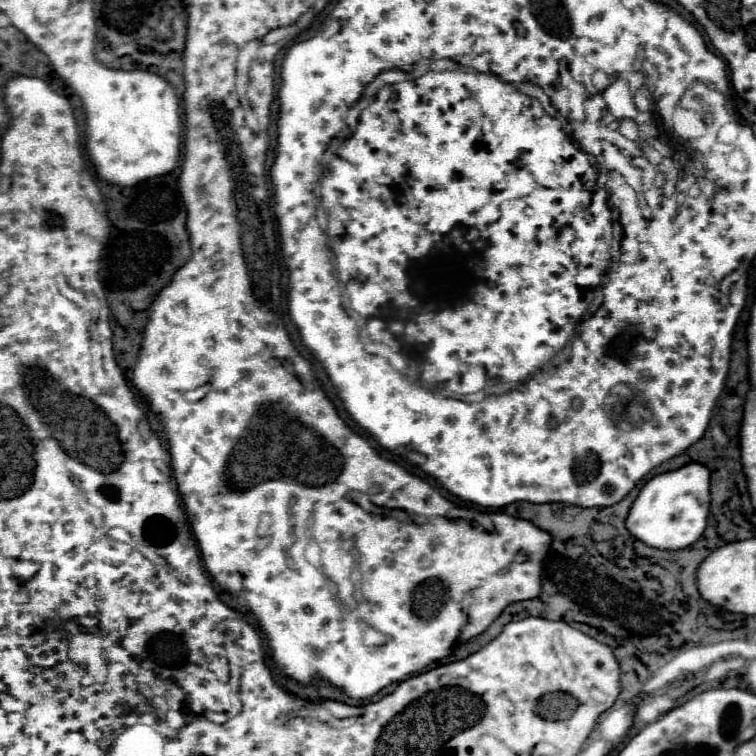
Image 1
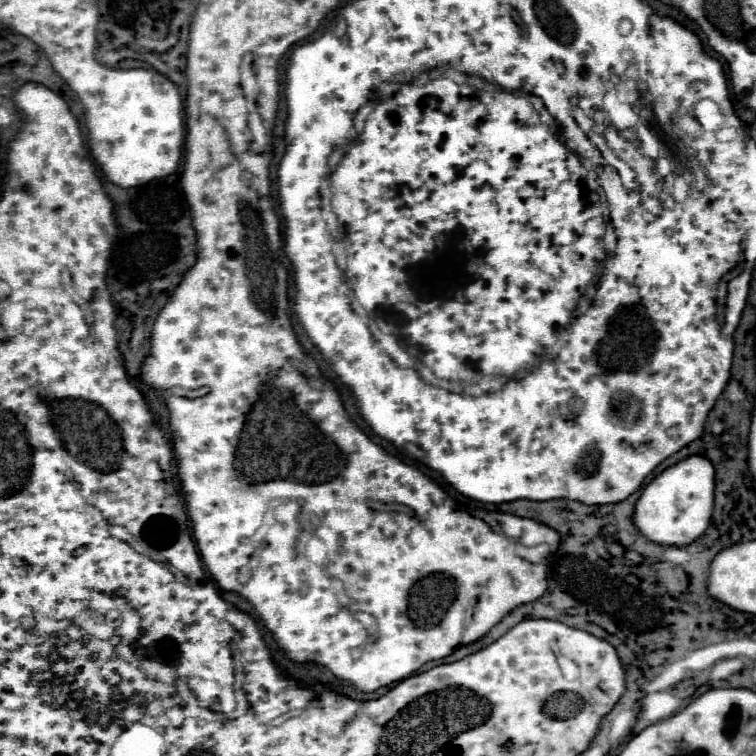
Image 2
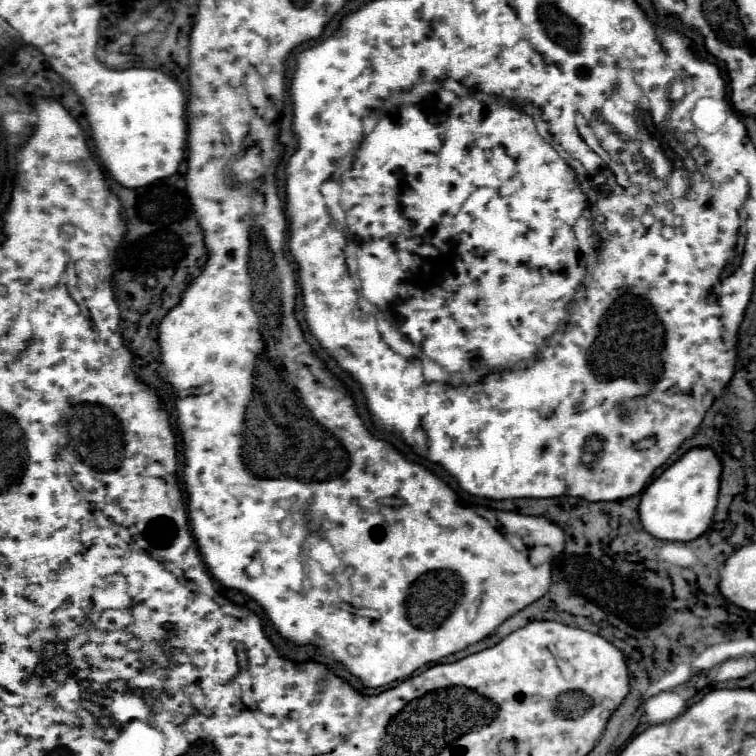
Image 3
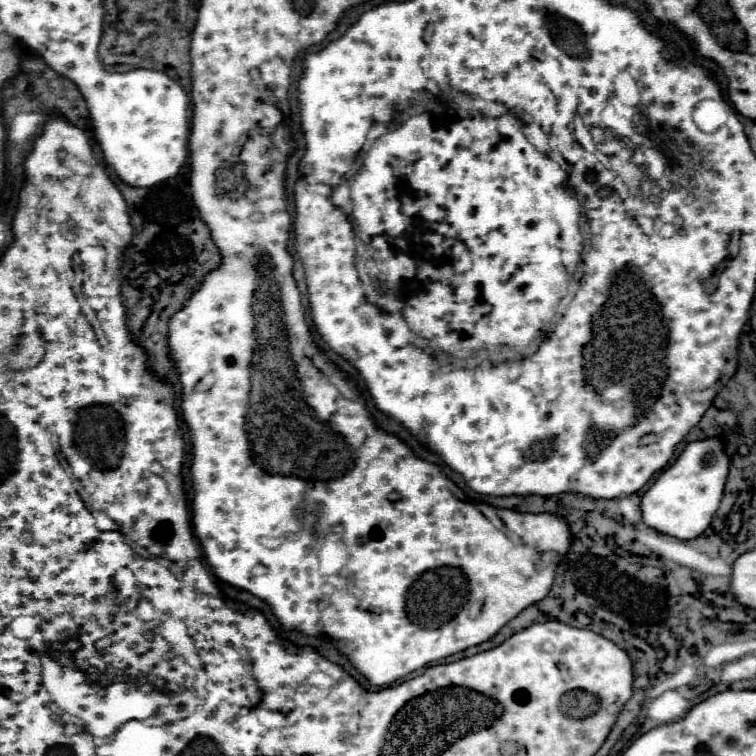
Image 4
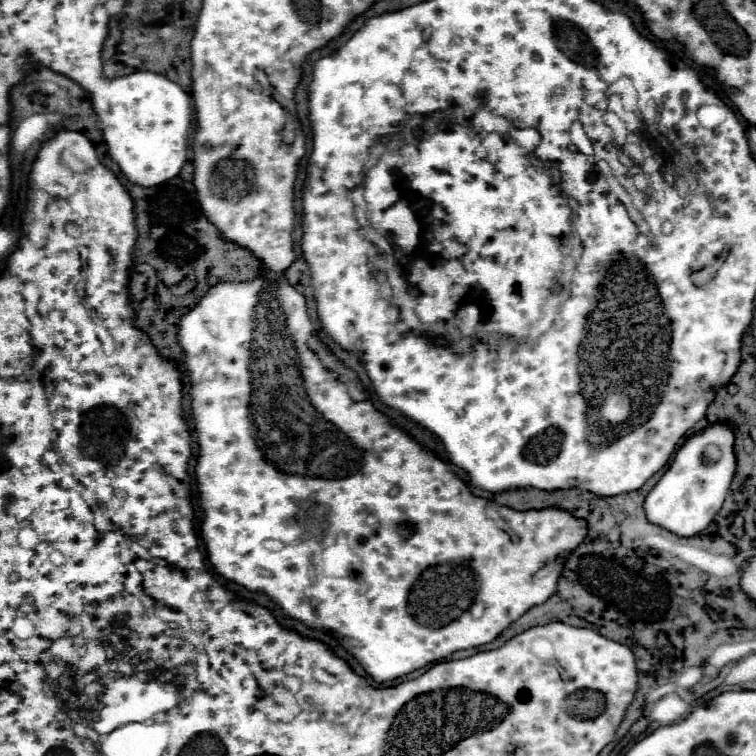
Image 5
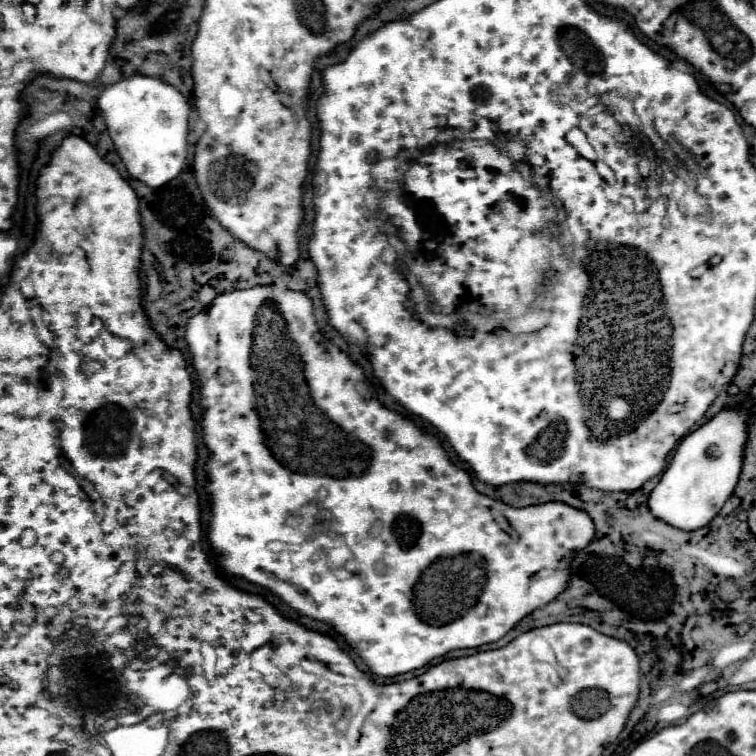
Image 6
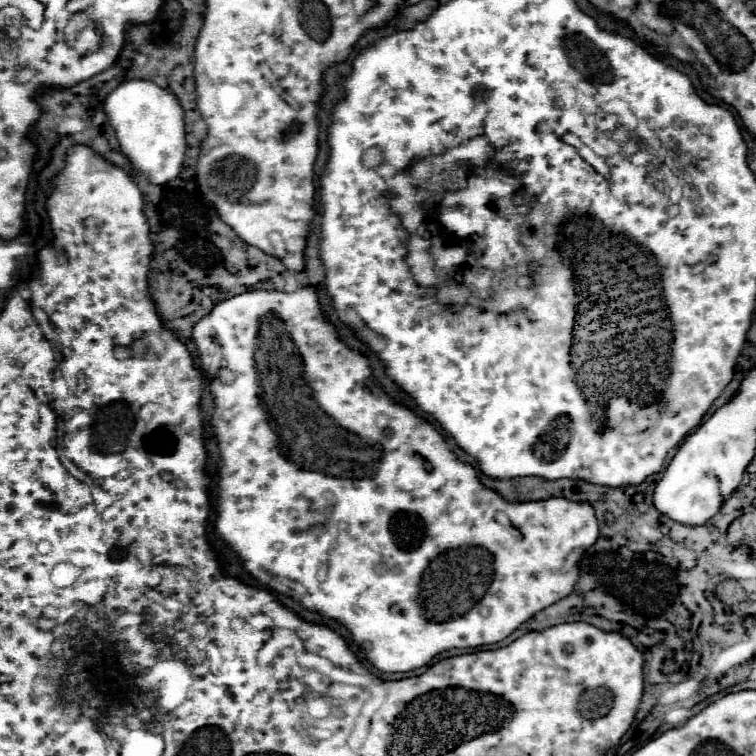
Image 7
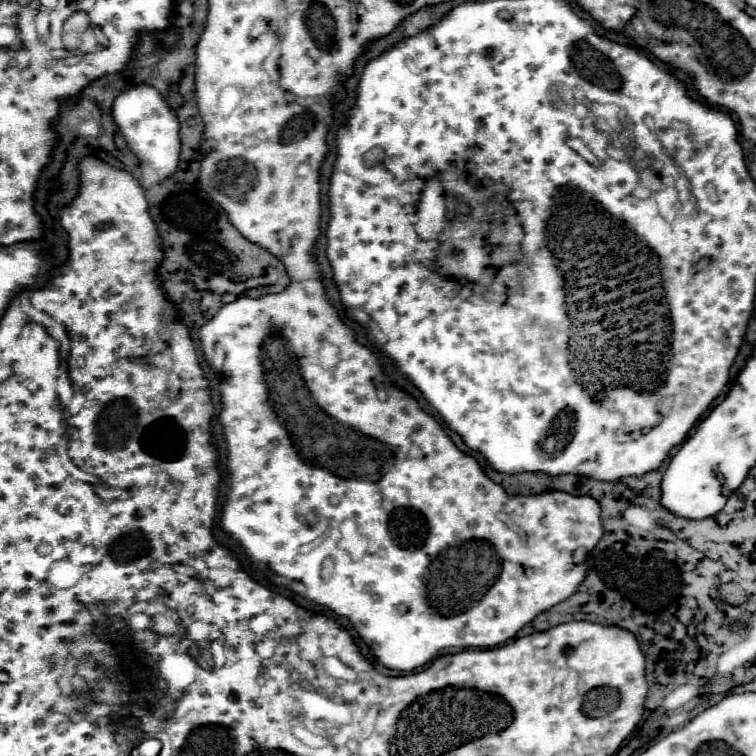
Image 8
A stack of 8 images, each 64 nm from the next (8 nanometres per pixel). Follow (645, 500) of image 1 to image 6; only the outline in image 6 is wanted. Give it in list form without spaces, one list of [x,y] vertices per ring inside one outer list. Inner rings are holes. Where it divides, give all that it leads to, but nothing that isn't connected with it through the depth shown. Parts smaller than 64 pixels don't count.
[[[746,404],[732,410],[722,410],[710,422],[706,422],[680,442],[666,472],[648,496],[648,508],[654,518],[686,532],[710,524],[710,520],[720,512],[738,484],[744,460],[744,444],[748,438],[748,416],[750,406]]]

